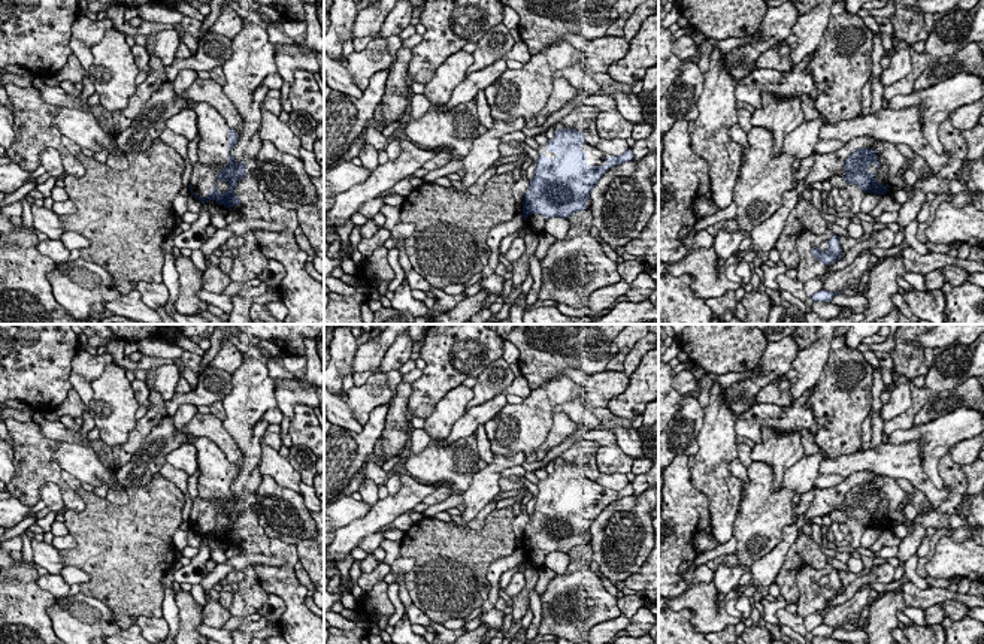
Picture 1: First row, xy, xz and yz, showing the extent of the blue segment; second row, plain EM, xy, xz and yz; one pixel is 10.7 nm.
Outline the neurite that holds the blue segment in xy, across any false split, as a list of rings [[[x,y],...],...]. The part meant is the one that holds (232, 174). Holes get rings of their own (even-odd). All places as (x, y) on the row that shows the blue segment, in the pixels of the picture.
[[[196,102],[190,105],[197,115],[200,136],[199,160],[193,164],[190,193],[202,203],[215,200],[233,211],[234,205],[240,205],[234,194],[236,185],[248,173],[245,161],[237,164],[230,155],[239,136],[211,105]]]

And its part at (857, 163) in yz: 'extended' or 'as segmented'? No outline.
extended

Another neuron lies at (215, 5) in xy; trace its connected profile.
[[[212,0],[211,1],[211,13],[208,16],[205,16],[205,19],[202,21],[202,30],[211,30],[212,24],[217,21],[217,18],[221,13],[221,7],[227,4],[227,0]]]

